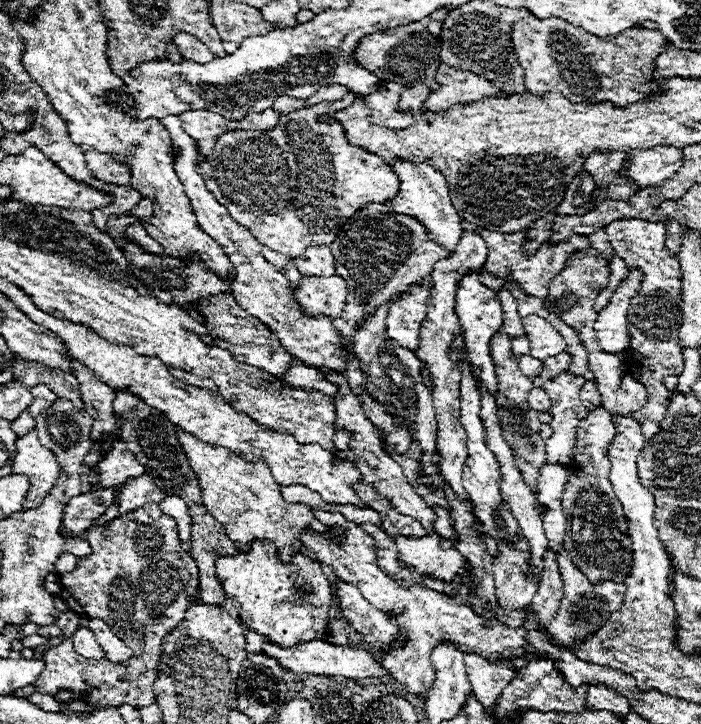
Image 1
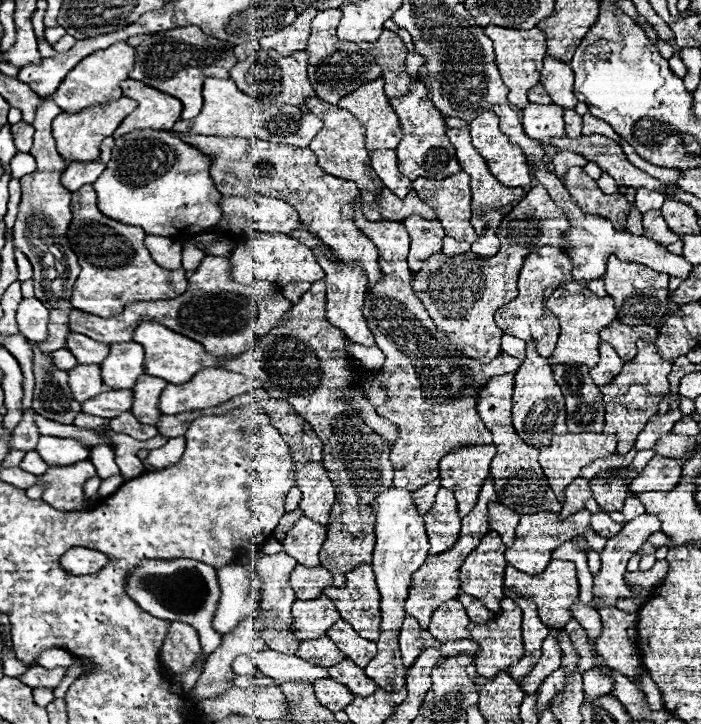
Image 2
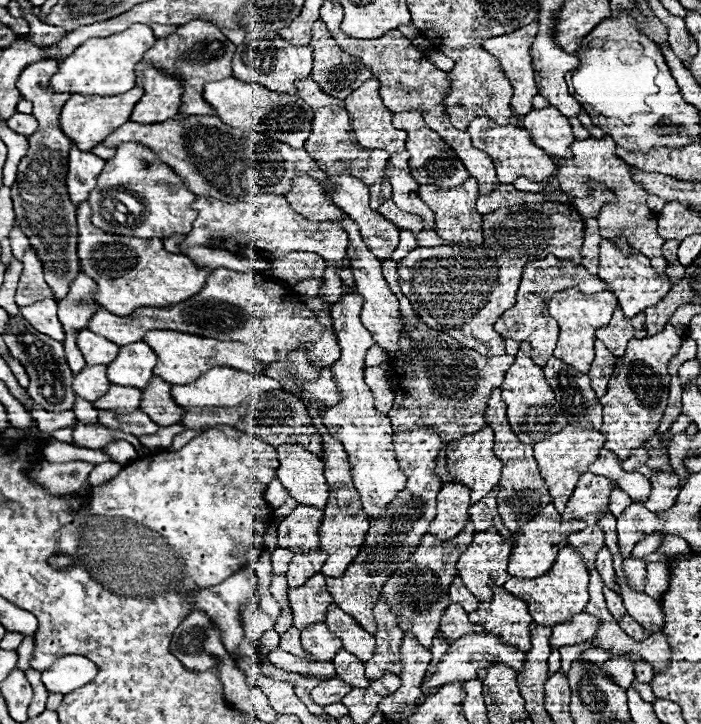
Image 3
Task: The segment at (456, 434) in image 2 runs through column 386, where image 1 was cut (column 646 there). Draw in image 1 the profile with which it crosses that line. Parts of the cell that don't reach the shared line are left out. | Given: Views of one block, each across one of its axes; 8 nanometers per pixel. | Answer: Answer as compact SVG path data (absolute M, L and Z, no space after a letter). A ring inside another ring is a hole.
M620 220L612 222L612 226L606 226L604 230L612 242L612 248L618 252L618 256L632 268L640 268L644 274L644 280L640 282L638 296L632 298L632 304L628 308L628 332L630 332L630 346L636 356L644 356L644 360L638 360L638 368L626 368L628 374L642 382L648 394L646 404L640 410L632 410L626 416L634 418L638 424L644 420L652 420L660 424L666 418L668 410L668 398L672 392L664 386L666 376L680 376L684 368L684 356L680 352L678 344L678 328L680 328L680 288L682 288L682 270L678 264L678 256L672 254L668 248L664 248L666 230L662 222L648 222L648 220Z

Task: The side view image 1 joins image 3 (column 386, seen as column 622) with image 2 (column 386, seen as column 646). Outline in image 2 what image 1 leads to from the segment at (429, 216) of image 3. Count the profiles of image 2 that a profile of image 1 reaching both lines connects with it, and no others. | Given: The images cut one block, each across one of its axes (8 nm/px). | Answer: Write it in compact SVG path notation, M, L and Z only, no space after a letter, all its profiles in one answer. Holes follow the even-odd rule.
M394 150L370 152L370 162L372 162L372 168L376 170L378 178L384 182L384 186L390 188L398 198L406 198L412 182L398 170L396 152Z

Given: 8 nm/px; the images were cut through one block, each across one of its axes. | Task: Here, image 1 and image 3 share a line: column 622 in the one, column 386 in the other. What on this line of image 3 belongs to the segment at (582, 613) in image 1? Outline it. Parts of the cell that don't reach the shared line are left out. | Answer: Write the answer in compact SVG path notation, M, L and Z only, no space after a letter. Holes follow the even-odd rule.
M466 522L466 528L452 540L438 542L432 534L426 534L412 554L408 562L400 566L400 570L384 584L382 588L382 598L390 604L390 610L398 616L398 626L404 632L412 632L418 642L426 648L432 646L432 638L438 632L440 618L444 610L450 606L448 600L448 586L456 578L456 562L462 552L466 552L466 546L470 546L472 536L476 534L472 522Z

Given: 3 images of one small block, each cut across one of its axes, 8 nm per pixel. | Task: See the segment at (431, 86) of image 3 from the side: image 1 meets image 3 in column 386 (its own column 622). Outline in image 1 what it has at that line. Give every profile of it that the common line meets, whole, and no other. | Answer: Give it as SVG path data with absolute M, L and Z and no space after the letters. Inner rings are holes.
M526 16L512 24L510 36L520 66L524 66L526 90L534 96L562 92L572 102L610 102L624 108L644 100L658 88L654 76L656 58L664 52L666 44L658 30L630 28L628 32L600 38L564 22L562 18L538 20Z

